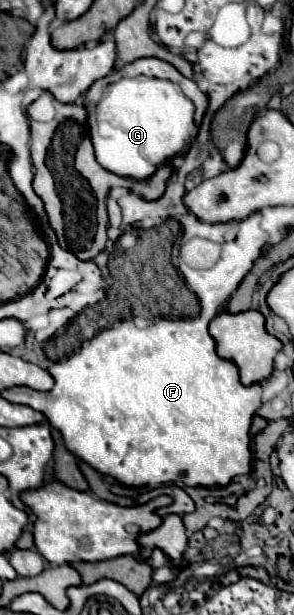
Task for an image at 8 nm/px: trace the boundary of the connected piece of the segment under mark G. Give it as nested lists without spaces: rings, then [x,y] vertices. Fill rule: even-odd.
[[[139,58],[131,64],[125,64],[121,70],[115,70],[95,81],[86,93],[86,100],[89,114],[88,136],[93,142],[97,162],[117,176],[149,180],[157,170],[153,168],[153,164],[163,166],[167,164],[167,160],[187,148],[191,136],[198,130],[194,116],[199,120],[203,118],[209,98],[191,78],[179,74],[165,60]],[[177,84],[183,88],[183,92]]]

